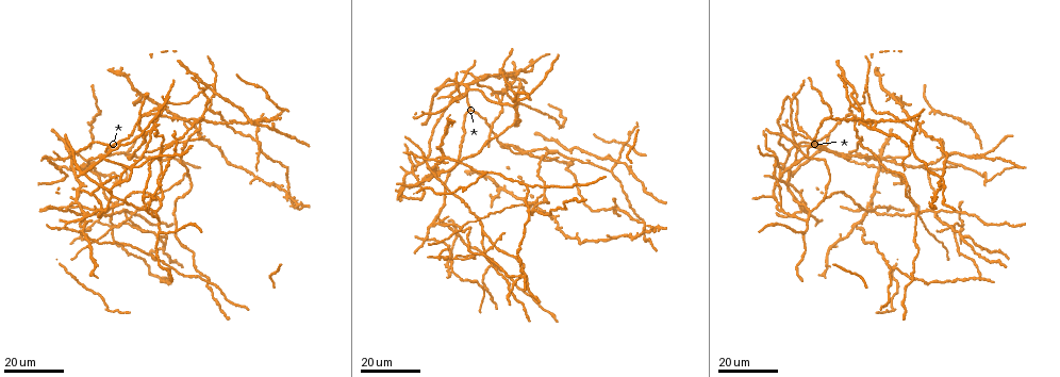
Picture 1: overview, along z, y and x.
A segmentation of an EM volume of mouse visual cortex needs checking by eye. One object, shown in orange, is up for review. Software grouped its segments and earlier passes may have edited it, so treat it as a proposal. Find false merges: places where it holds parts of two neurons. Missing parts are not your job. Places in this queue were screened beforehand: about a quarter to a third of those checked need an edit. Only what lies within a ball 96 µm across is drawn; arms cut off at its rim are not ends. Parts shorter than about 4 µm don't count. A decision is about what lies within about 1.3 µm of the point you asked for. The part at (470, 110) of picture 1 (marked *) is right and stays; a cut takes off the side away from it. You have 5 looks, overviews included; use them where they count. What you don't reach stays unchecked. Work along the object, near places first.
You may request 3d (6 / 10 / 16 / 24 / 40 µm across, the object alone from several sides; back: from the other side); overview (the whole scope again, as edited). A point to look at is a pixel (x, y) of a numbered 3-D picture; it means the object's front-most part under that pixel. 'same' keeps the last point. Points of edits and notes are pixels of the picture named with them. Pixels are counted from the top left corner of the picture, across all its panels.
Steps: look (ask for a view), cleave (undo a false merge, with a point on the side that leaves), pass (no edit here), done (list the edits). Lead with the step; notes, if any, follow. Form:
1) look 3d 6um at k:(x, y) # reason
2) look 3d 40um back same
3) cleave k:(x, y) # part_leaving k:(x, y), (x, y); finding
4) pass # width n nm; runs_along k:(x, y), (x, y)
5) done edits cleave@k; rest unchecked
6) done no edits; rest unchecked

look 3d 16um at 1:(190, 141) # three-way junction

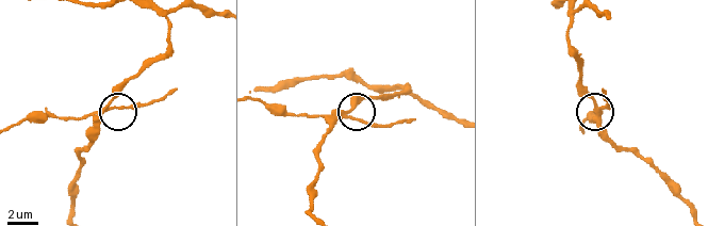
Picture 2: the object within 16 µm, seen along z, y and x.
look 3d 6um at 2:(113, 110)

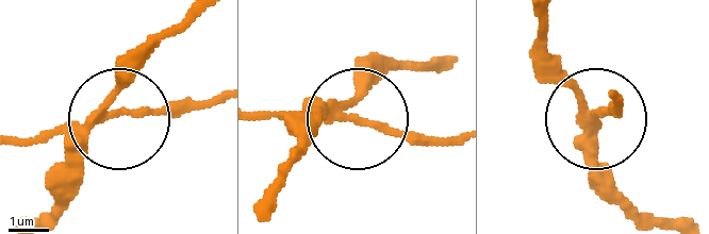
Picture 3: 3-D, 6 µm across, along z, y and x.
cleave 3:(143, 117) # part_leaving 3:(81, 124), (23, 141); a second neuron is stuck on

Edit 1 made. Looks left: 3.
look overview # see it whole again

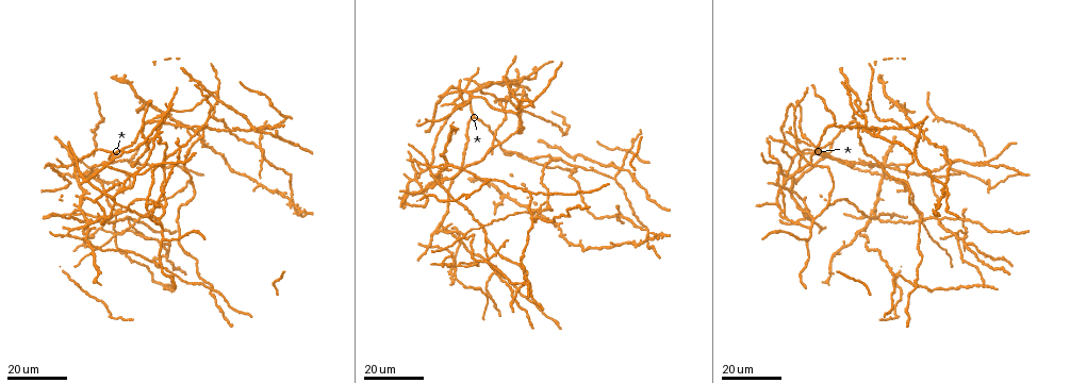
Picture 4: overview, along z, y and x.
look 3d 16um at 4:(965, 243) # a fork

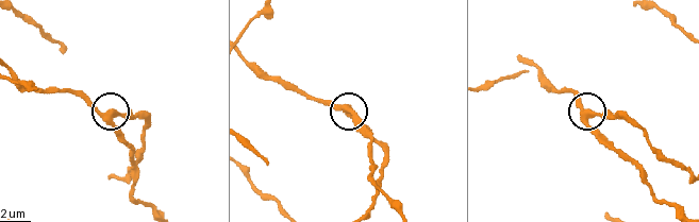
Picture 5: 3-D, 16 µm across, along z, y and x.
look 3d 10um at 5:(349, 111)

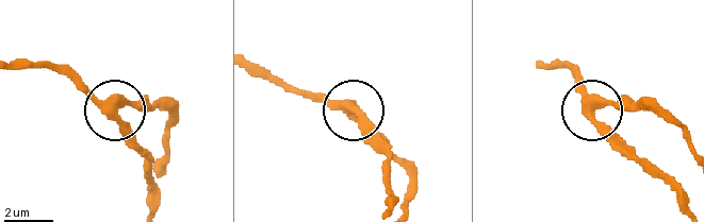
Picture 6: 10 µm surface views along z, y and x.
pass # arms 3; runs_along 6:(17, 63), (54, 67), (115, 107), (175, 105); one neuron here

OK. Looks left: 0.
done edits cleave@3; rest unchecked

